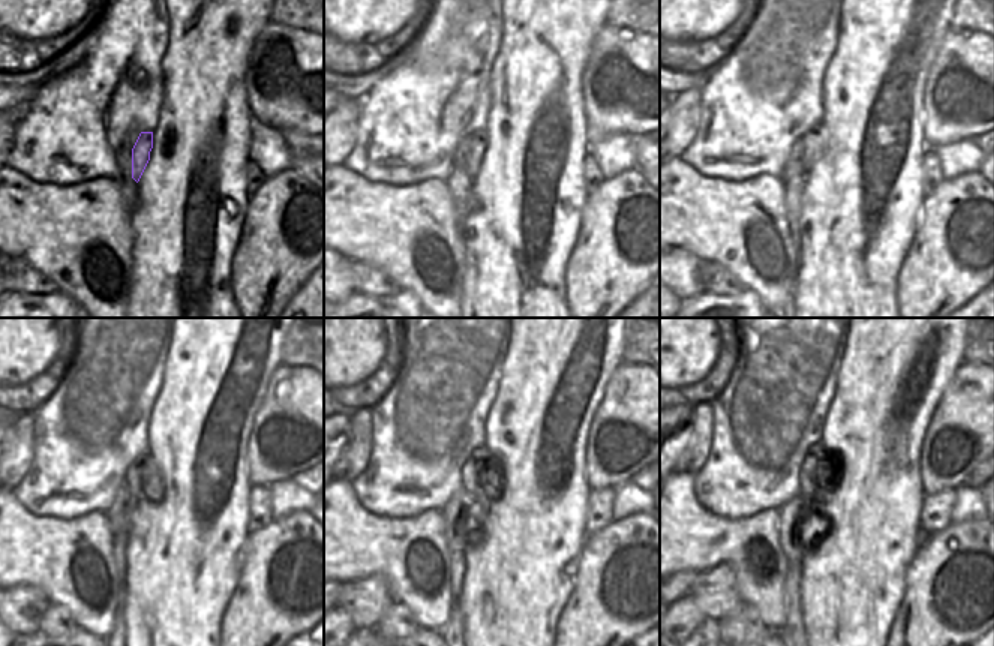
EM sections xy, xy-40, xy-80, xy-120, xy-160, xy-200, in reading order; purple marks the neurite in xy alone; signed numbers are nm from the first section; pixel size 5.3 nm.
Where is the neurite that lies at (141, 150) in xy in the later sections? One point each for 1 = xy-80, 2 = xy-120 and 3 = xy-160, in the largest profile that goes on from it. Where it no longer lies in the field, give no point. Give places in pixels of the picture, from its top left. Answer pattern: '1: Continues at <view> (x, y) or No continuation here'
1: Continues at xy-80 (816, 144)
2: Continues at xy-120 (150, 472)
3: Continues at xy-160 (486, 474).

